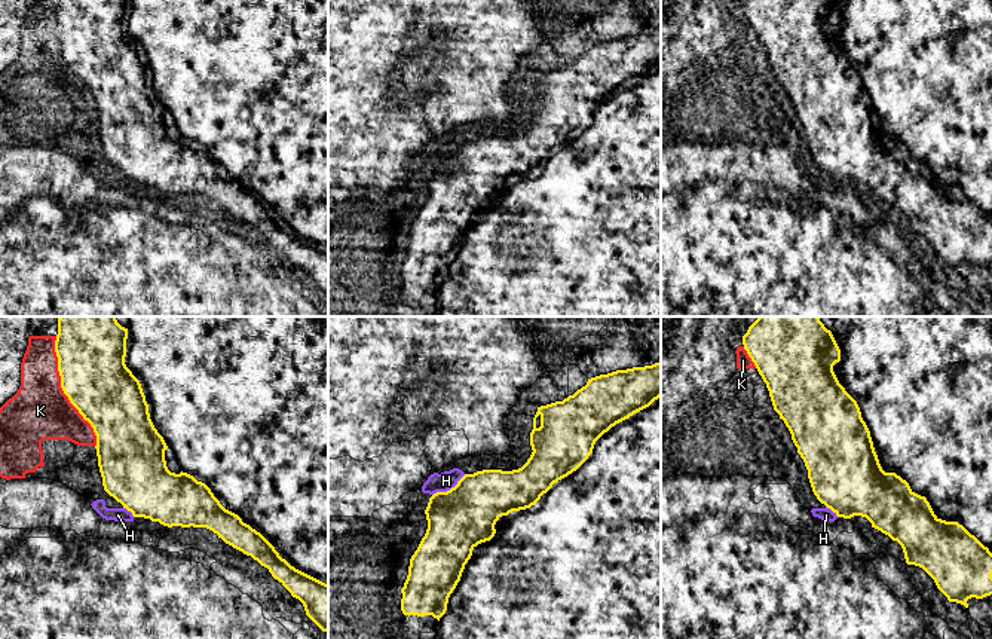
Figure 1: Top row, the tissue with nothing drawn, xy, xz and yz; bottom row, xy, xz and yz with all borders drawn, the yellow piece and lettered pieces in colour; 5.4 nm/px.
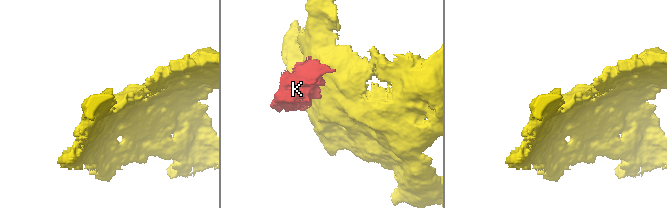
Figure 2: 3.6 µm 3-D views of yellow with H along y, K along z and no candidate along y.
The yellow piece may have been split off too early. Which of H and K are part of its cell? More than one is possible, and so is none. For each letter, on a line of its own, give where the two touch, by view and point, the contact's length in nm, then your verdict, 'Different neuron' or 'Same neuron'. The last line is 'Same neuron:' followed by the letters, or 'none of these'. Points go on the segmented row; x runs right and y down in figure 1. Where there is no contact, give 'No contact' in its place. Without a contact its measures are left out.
H: Touches yellow at xz (450, 489). Shared border 220 nm. Different neuron
K: Touches yellow at xy (63, 390). Shared border 650 nm. Different neuron
Same neuron: none of these

